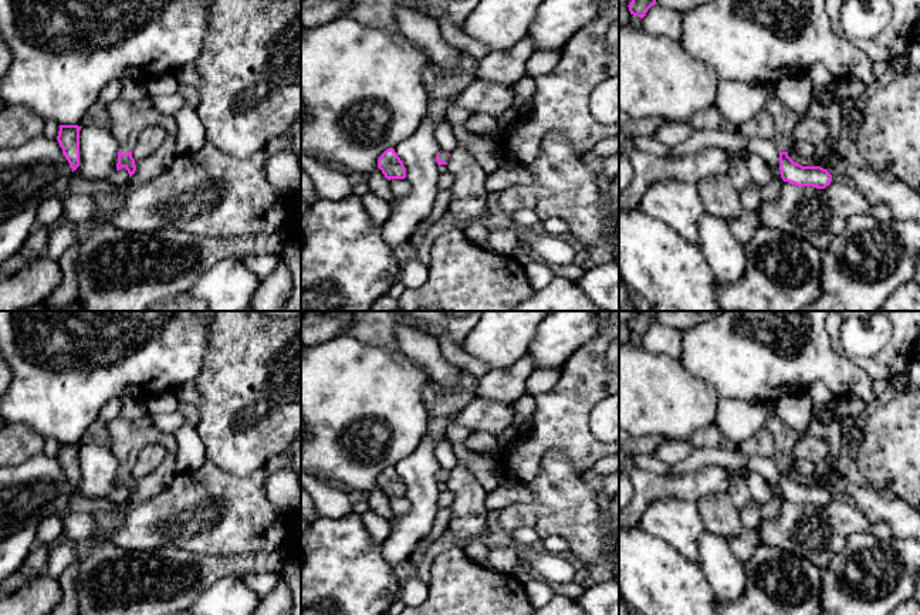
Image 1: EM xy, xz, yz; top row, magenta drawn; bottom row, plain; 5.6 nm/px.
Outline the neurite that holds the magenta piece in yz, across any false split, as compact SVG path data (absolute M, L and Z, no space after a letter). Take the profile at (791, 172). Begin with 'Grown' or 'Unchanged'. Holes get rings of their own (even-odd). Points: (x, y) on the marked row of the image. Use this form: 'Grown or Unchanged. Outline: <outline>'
Grown. Outline: M772 95L765 111L772 116L775 124L774 143L779 151L779 170L784 182L796 186L812 186L825 189L832 182L832 175L821 166L802 166L788 156L791 138L799 124L799 116L778 97Z

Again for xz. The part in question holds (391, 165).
Unchanged. Outline: M393 148L386 149L378 159L378 168L388 180L405 179L406 168Z

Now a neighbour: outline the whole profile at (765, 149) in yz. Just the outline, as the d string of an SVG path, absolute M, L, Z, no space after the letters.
M750 138L748 153L761 158L767 163L770 170L772 170L777 176L781 178L779 151L775 146L774 141L762 138Z

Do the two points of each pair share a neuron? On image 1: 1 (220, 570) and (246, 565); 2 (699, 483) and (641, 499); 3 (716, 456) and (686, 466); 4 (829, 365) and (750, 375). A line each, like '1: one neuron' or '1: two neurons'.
1: one neuron
2: one neuron
3: one neuron
4: one neuron

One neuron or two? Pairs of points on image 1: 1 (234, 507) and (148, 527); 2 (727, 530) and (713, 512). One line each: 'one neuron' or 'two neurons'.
1: one neuron
2: one neuron

